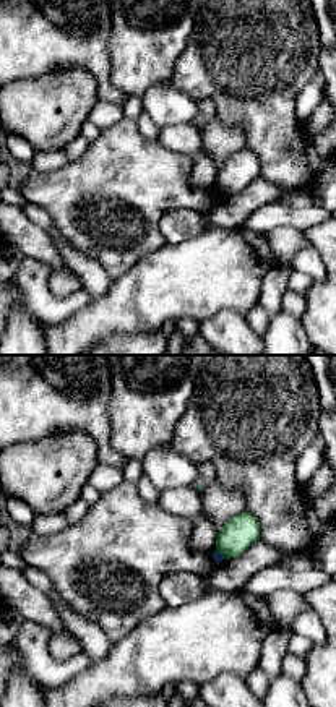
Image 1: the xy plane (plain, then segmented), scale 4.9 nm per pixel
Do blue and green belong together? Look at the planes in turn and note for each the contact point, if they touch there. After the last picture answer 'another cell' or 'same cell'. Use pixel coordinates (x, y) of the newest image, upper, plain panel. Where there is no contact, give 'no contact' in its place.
(219, 192)

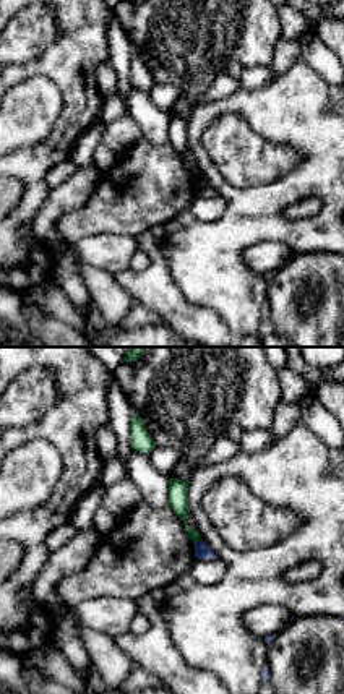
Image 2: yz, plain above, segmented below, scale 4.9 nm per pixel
(197, 179)

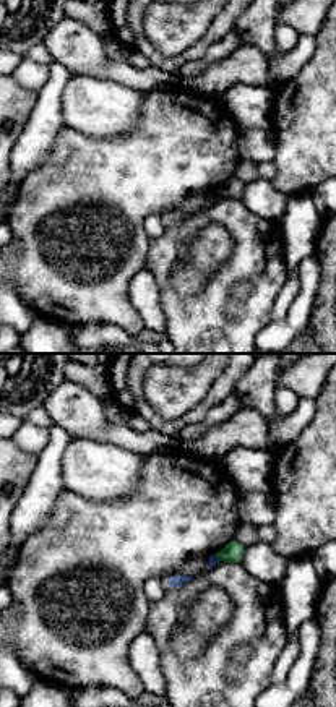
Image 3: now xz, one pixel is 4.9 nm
(216, 195)

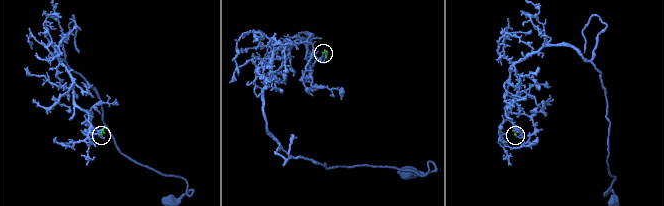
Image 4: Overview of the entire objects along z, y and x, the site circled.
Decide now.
another cell

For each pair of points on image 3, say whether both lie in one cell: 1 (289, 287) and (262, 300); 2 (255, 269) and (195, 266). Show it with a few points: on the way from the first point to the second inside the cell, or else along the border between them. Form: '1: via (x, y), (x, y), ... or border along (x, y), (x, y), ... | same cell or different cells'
1: border along (288, 276), (267, 325) | different cells
2: border along (229, 232), (232, 252), (189, 295) | different cells

